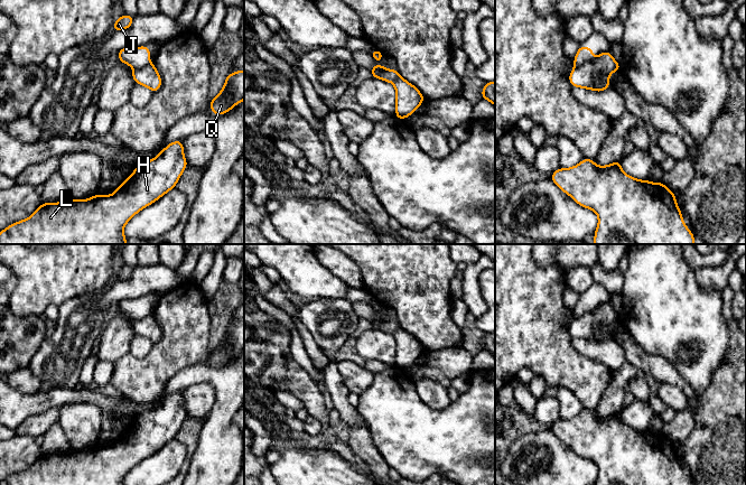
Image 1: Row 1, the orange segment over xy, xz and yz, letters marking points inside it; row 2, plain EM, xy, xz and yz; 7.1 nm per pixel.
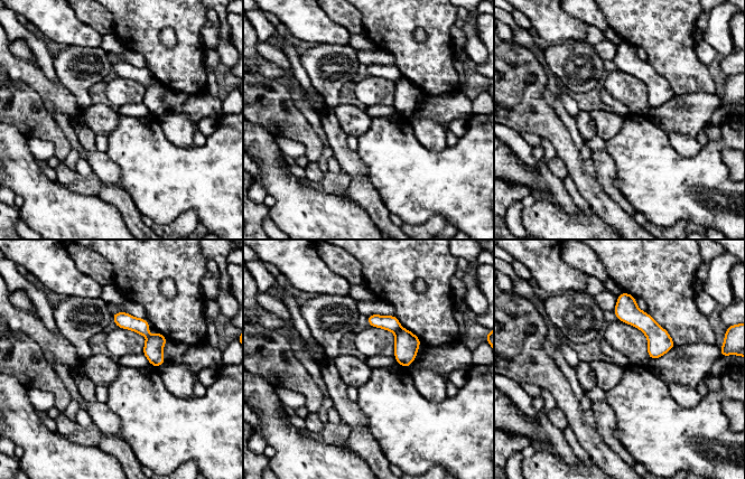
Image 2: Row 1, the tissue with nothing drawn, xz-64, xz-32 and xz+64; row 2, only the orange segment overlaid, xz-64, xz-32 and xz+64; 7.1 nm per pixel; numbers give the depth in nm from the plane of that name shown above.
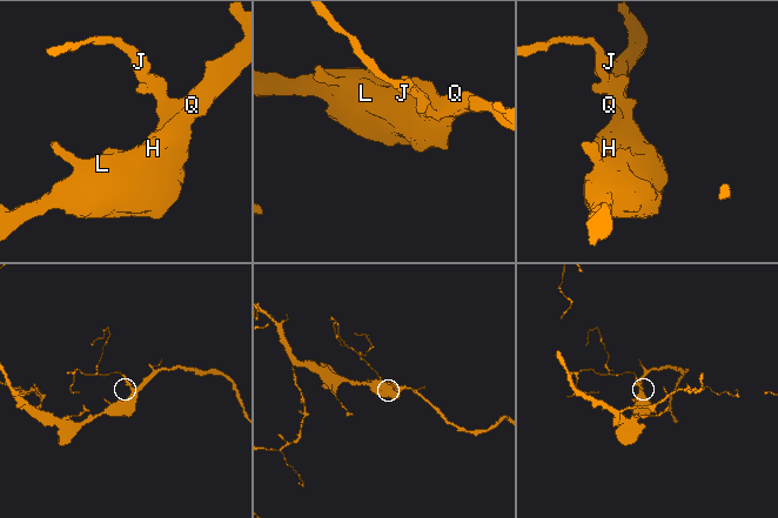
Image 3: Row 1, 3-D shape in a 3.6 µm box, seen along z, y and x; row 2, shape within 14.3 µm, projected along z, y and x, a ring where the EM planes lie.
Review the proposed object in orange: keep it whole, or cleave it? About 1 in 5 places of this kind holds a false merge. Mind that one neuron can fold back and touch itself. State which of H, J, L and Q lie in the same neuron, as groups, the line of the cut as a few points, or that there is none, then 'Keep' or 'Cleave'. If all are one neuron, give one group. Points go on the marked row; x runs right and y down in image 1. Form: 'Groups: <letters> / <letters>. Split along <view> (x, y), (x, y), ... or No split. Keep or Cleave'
Groups: H L Q / J. Split along yz (591, 57), (575, 68). Cleave

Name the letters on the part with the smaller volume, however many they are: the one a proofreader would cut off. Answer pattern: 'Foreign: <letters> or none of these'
Foreign: J

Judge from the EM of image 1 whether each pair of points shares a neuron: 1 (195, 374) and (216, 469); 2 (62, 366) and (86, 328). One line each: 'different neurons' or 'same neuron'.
1: same neuron
2: same neuron

